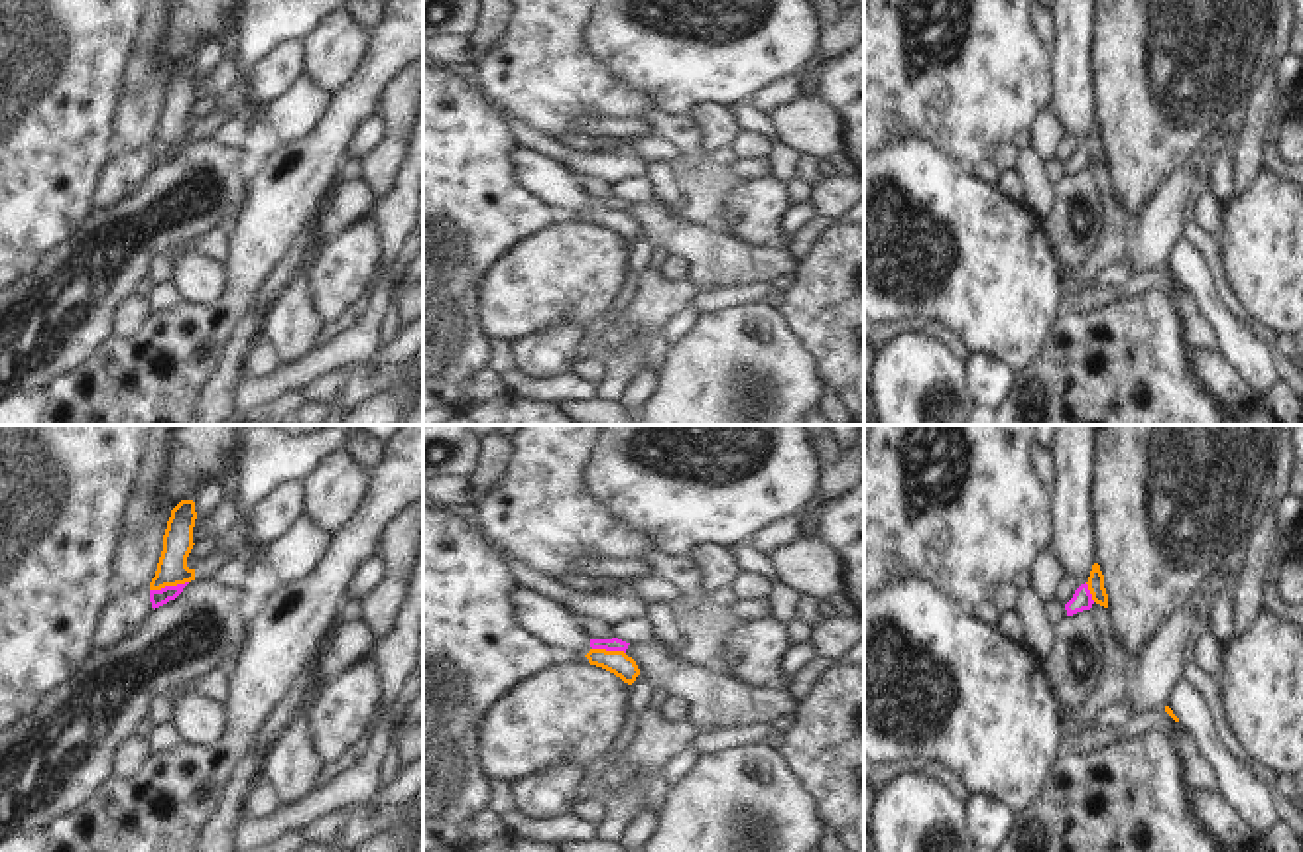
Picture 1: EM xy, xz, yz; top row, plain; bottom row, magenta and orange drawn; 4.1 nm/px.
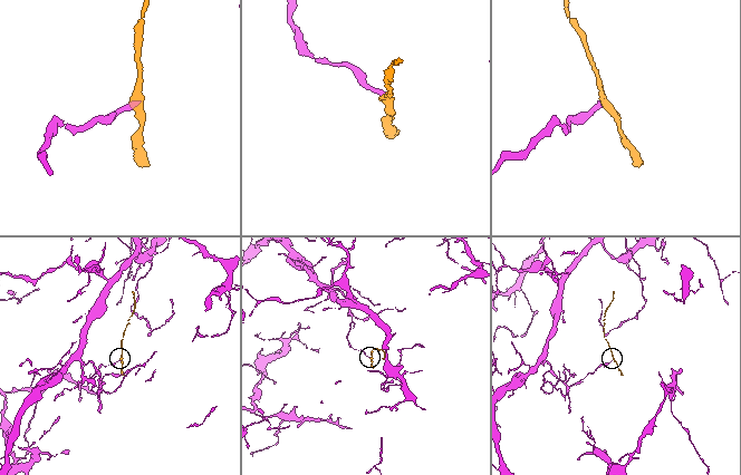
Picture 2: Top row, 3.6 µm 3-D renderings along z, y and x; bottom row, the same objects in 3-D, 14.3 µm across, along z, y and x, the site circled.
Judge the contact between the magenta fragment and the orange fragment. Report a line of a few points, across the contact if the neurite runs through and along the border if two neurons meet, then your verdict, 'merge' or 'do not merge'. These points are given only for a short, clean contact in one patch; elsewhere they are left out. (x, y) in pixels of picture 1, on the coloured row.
xy (187, 581), (150, 591) | do not merge

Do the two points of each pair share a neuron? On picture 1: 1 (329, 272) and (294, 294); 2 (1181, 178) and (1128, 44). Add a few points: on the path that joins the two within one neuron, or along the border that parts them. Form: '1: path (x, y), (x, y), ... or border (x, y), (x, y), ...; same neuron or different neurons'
1: border (306, 266), (308, 296), (321, 327); different neurons
2: border (1181, 166), (1146, 201); different neurons

